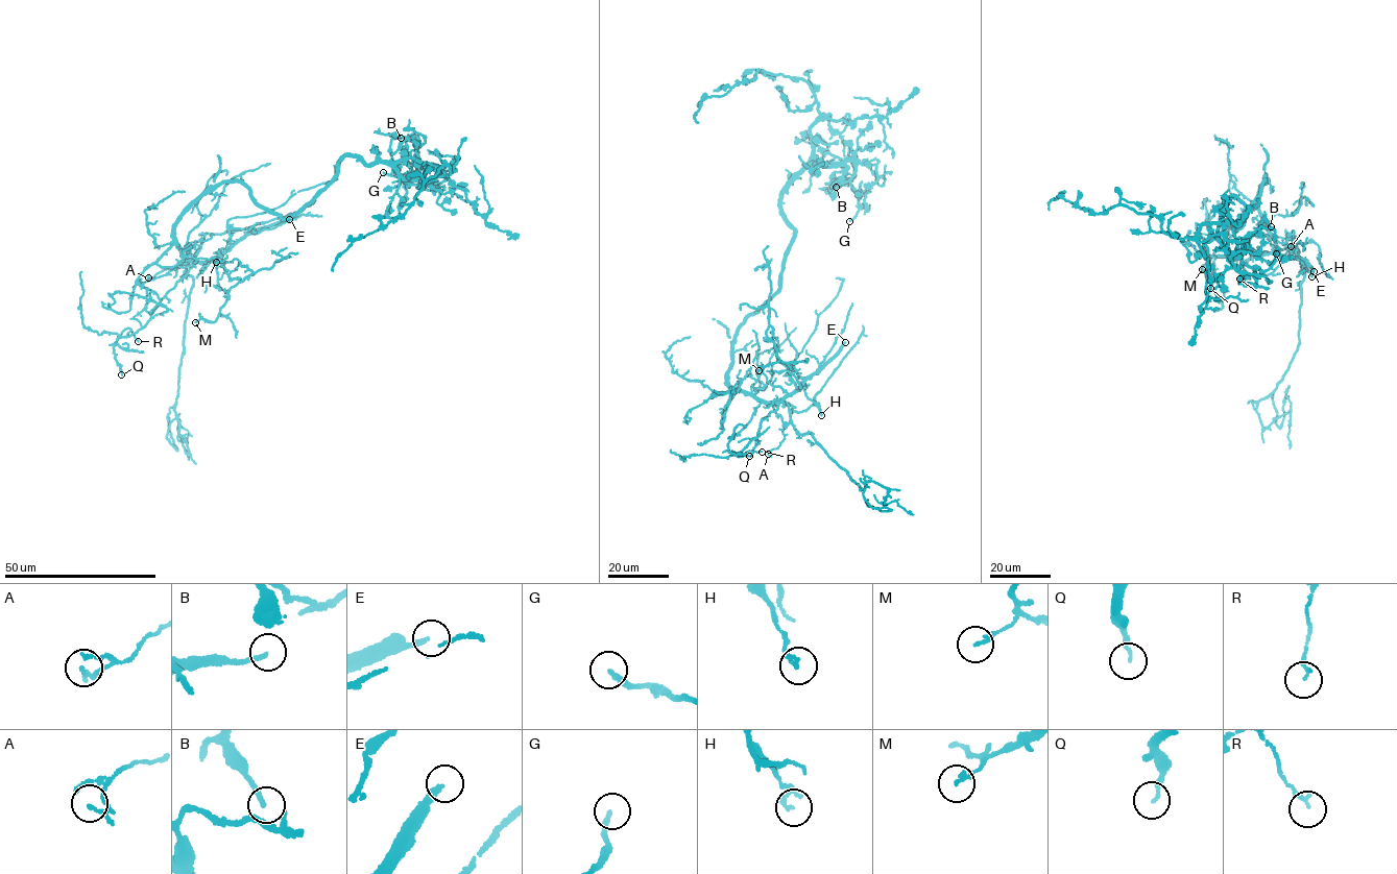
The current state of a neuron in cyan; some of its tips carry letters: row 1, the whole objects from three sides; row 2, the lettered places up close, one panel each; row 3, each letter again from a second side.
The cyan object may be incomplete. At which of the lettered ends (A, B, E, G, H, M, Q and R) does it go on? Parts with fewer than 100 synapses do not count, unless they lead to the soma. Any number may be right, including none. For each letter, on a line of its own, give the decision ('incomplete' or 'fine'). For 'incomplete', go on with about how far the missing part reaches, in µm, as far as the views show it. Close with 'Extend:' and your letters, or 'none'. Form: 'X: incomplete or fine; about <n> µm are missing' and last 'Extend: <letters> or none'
A: fine
B: fine
E: incomplete; about 200 µm are missing
G: fine
H: fine
M: fine
Q: fine
R: fine
Extend: E

